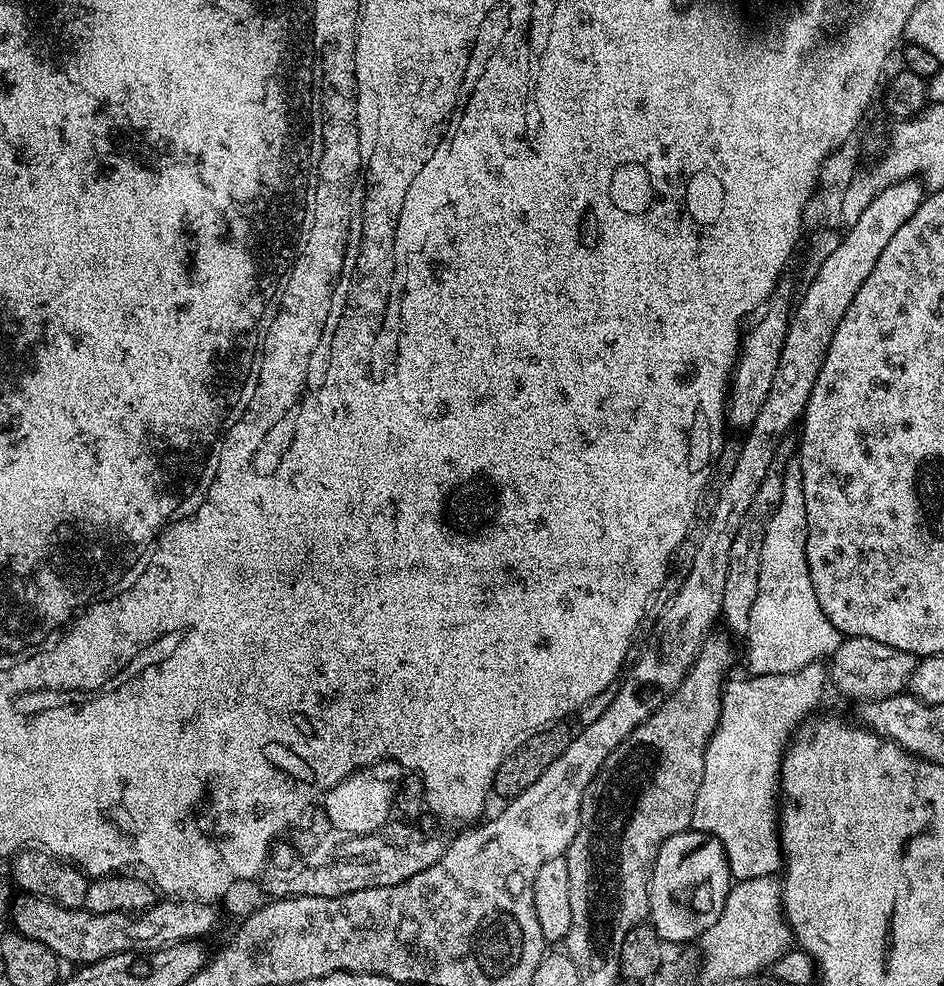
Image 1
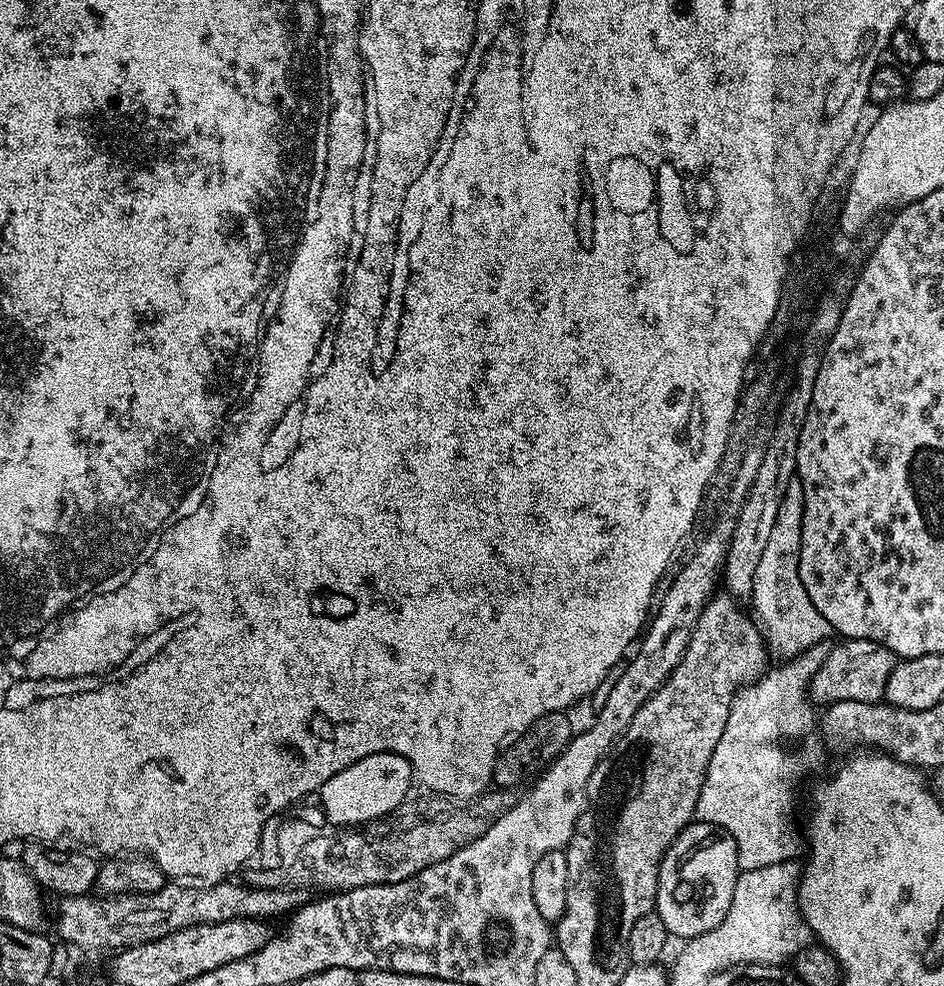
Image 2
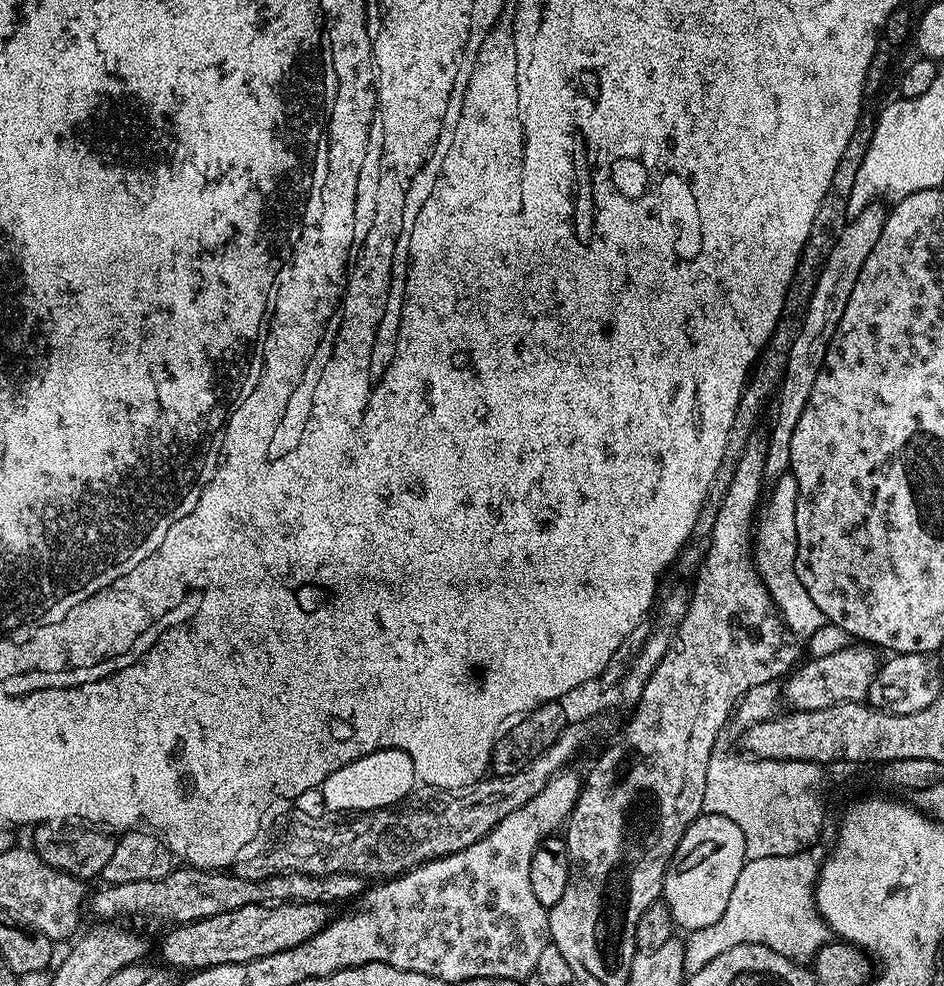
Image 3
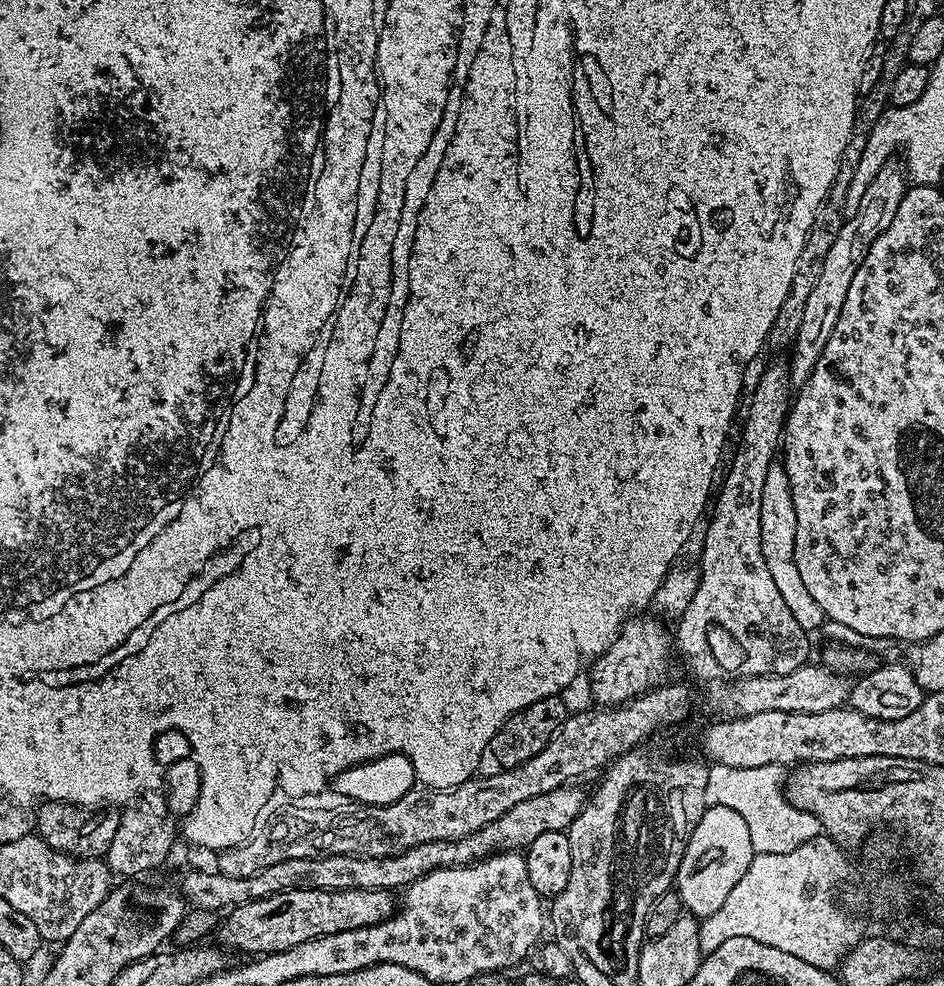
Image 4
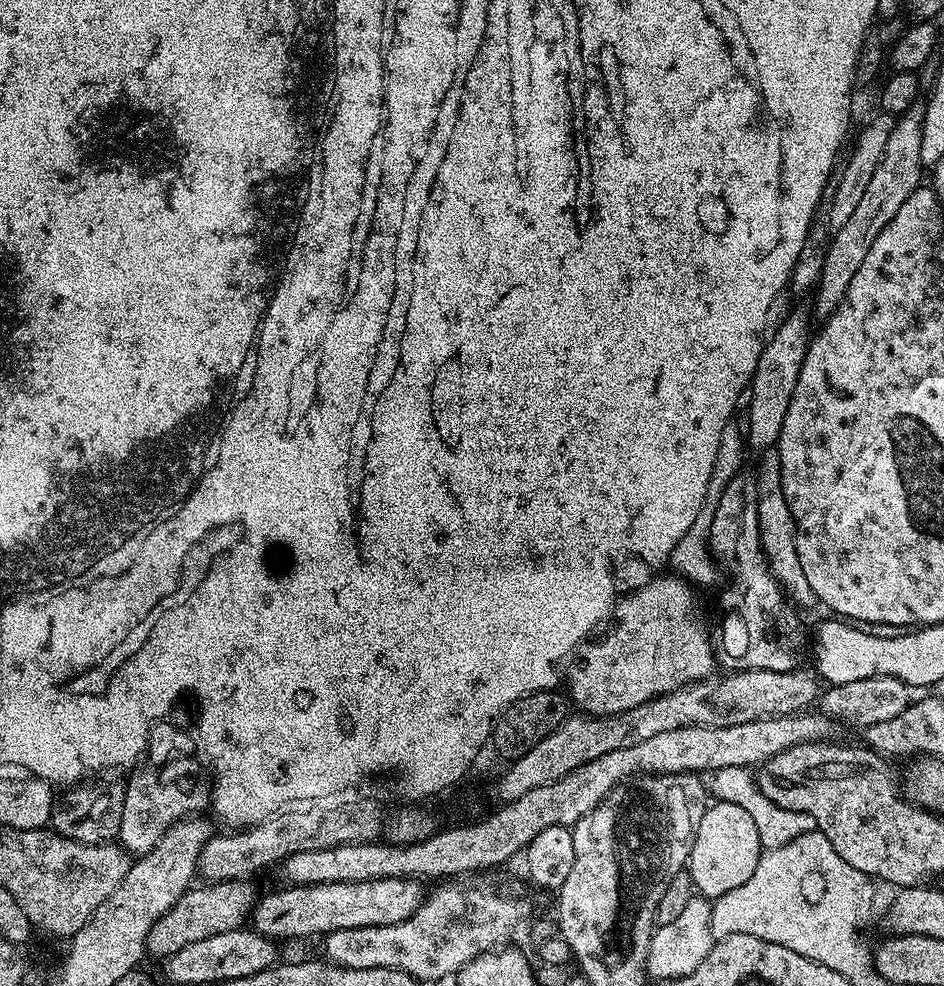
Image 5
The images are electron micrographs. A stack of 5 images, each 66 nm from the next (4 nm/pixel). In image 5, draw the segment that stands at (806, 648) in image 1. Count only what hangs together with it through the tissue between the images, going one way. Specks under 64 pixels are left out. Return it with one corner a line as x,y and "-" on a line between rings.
764,450
759,453
759,456
760,465
754,468
754,475
758,486
760,545
764,551
764,557
768,559
768,567
772,569
772,575
776,577
776,581
780,583
788,599
801,609
808,608
811,604
817,603
817,598
814,590
810,590
810,582
806,582
806,574
802,574
802,562
798,562
794,518
790,514
790,506
786,506
786,498
782,494
780,453
775,450

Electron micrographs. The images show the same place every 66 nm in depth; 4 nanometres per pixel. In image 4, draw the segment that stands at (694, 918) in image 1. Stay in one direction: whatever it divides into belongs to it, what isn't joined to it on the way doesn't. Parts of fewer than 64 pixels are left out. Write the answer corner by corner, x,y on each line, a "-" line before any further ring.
726,806
705,808
698,826
688,836
688,845
676,871
674,891
684,904
684,912
697,918
714,914
746,874
753,855
750,829
735,810

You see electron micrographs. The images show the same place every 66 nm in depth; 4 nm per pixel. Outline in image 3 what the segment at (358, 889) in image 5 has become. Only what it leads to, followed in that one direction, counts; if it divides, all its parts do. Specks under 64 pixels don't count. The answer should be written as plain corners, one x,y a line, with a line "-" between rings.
251,904
226,914
177,924
164,936
160,956
169,969
199,970
223,964
245,964
282,950
290,950
309,940
318,930
327,928
330,908
326,904

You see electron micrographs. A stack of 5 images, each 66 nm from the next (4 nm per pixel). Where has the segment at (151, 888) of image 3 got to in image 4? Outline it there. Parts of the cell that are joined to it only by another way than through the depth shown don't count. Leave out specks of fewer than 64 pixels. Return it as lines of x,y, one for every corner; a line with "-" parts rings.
569,782
546,794
538,794
538,798
526,798
526,802
518,802
518,806
506,810
502,818
494,818
490,826
482,826
482,830
474,830
474,834
466,834
466,838
422,842
422,846
407,848
405,852
386,858
373,856
316,856
313,860
286,858
286,862
274,862
274,866
266,866
266,870
258,870
258,874
250,874
250,878
226,878
226,874
218,870
188,872
180,884
179,891
193,909
217,913
220,908
231,910
237,904
245,904
247,900
266,898
279,892
299,888
386,890
387,892
403,890
418,878
439,868
460,868
463,864
473,864
475,860
483,860
484,857
492,856
495,852
527,849
528,844
534,842
534,838
538,838
538,834
567,832
568,825
574,822
574,818
578,818
578,814
584,808
586,792
583,792
578,785
579,783

